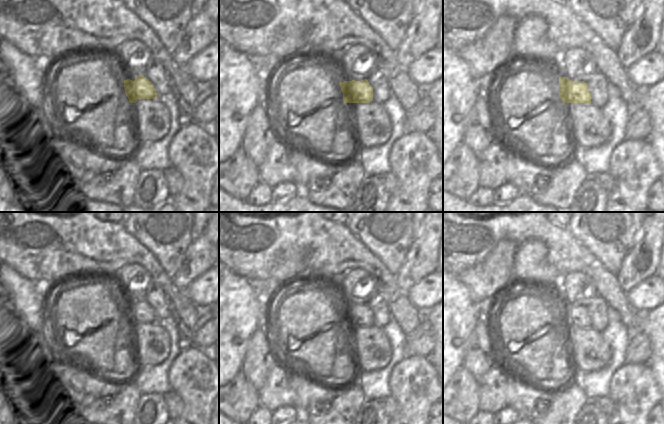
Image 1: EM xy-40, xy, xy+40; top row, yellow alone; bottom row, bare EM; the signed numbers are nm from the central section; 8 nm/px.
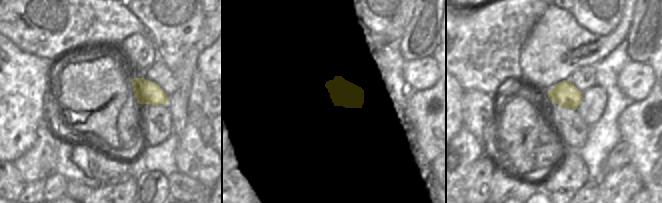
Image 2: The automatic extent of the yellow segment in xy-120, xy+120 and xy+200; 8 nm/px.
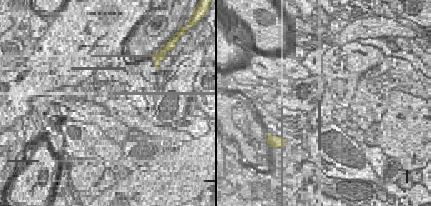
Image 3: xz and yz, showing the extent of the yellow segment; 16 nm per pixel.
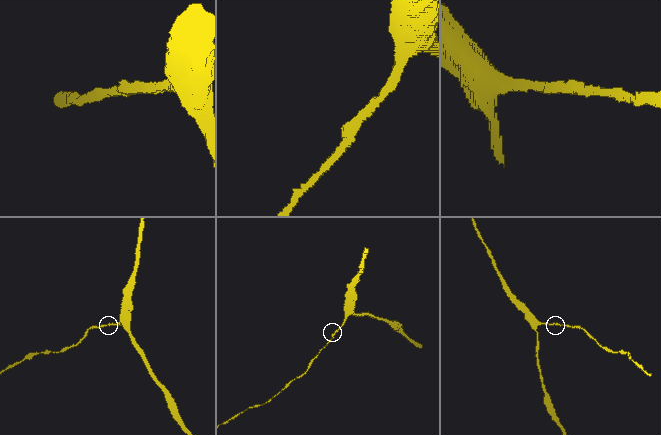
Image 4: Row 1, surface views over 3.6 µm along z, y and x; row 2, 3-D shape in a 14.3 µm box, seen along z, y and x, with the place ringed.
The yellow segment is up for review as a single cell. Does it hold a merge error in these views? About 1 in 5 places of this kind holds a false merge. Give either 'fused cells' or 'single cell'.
single cell

